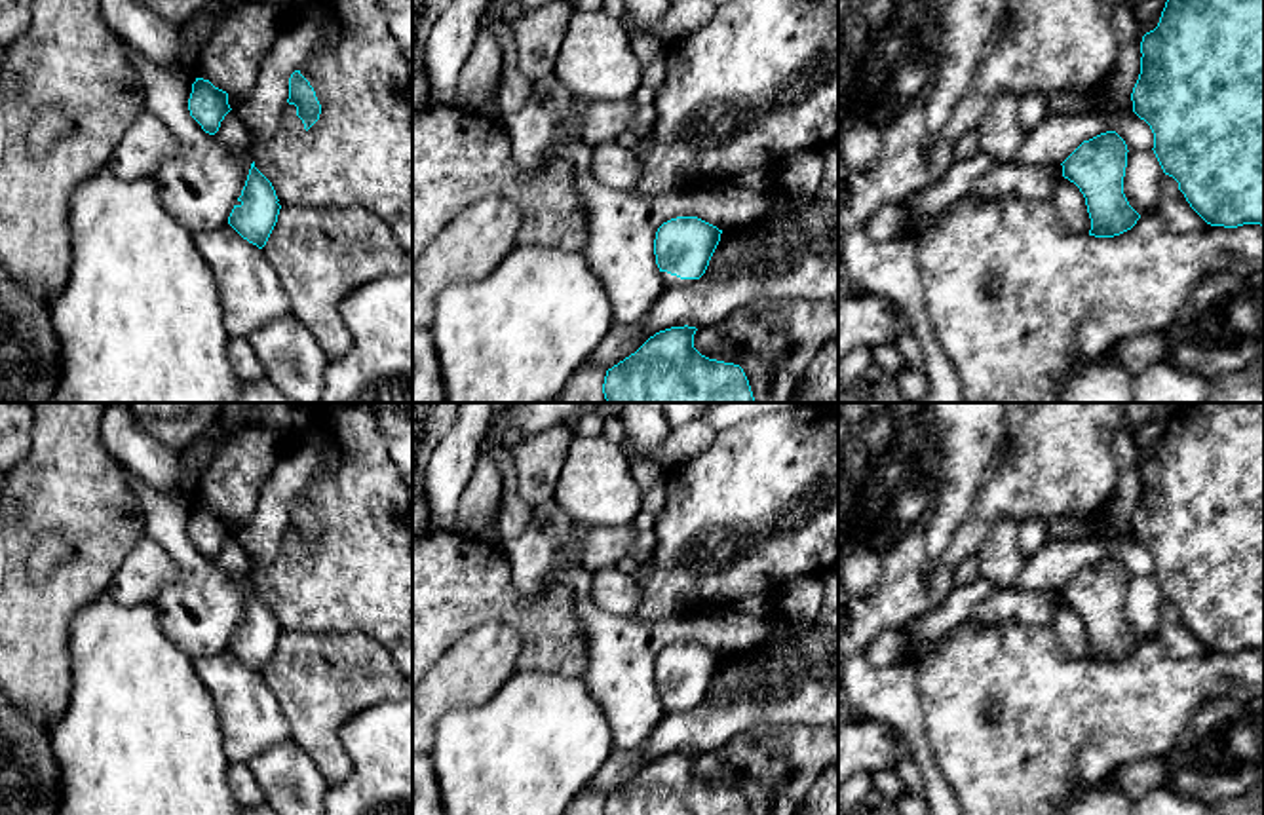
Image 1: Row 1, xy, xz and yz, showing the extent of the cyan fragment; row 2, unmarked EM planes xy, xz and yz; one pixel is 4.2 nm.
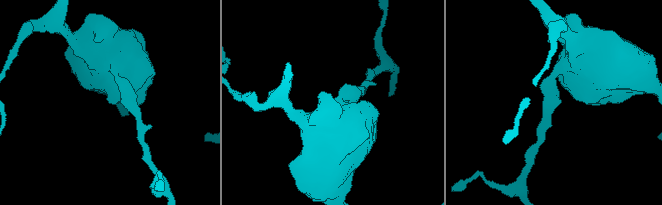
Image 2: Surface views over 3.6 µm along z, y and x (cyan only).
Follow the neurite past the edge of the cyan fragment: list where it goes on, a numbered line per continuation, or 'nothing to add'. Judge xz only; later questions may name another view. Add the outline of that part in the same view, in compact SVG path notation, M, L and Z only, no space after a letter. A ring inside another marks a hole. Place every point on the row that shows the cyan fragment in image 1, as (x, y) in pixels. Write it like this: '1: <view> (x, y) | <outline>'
1: xz (670, 280) | M661 272L661 275L663 275L663 281L665 281L667 289L671 289L671 287L688 287L696 281L696 279L680 279L680 277L671 275L667 272Z

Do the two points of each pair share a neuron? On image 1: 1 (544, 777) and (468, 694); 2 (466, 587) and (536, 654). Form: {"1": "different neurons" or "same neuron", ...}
{"1": "different neurons", "2": "same neuron"}

